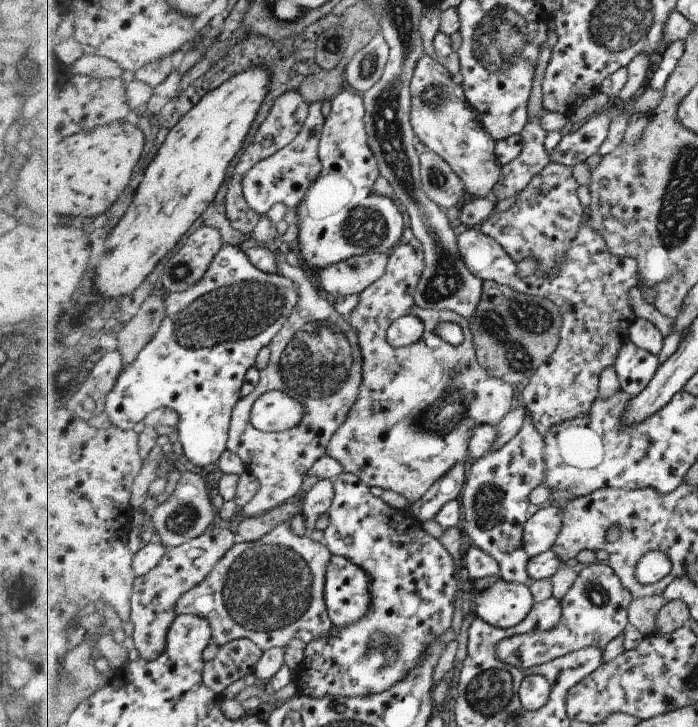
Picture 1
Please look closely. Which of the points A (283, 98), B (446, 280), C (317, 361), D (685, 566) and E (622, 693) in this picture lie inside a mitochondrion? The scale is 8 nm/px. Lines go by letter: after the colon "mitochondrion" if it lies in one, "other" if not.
A: other
B: mitochondrion
C: mitochondrion
D: other
E: other

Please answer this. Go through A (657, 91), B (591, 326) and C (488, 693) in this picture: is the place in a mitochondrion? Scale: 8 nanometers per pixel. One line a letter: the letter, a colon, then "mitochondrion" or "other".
A: other
B: other
C: mitochondrion

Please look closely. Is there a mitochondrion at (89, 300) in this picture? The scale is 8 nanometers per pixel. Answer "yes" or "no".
no

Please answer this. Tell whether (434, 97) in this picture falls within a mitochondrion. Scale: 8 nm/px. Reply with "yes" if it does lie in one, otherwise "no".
yes

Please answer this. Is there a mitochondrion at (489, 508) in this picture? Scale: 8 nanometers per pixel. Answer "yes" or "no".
yes

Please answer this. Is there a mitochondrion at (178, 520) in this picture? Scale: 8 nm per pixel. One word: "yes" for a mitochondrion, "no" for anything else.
yes

